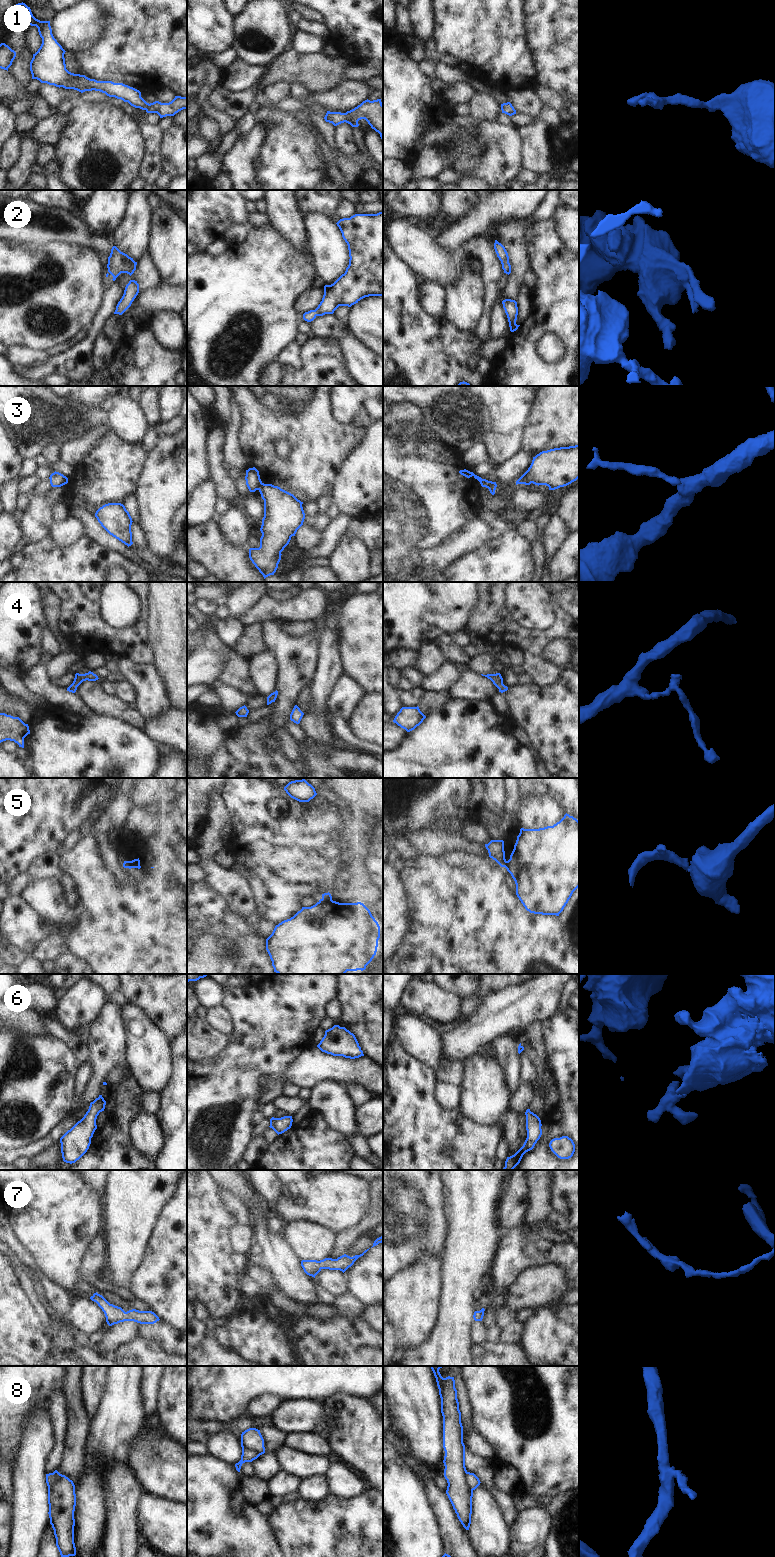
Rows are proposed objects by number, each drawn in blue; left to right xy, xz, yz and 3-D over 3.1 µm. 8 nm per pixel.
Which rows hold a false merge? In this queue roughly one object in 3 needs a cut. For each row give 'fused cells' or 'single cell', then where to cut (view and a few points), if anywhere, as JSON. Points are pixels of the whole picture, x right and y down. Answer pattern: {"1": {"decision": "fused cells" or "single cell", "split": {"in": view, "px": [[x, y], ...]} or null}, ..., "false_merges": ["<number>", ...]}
{"1": {"decision": "single cell", "split": null}, "2": {"decision": "single cell", "split": null}, "3": {"decision": "fused cells", "split": {"in": "xz", "px": [[262, 483], [257, 489]]}}, "4": {"decision": "single cell", "split": null}, "5": {"decision": "fused cells", "split": {"in": "xz", "px": [[331, 899], [319, 902]]}}, "6": {"decision": "single cell", "split": null}, "7": {"decision": "single cell", "split": null}, "8": {"decision": "fused cells", "split": {"in": "xy", "px": [[57, 1471], [58, 1477], [48, 1487]]}}, "false_merges": ["3", "5", "8"]}

